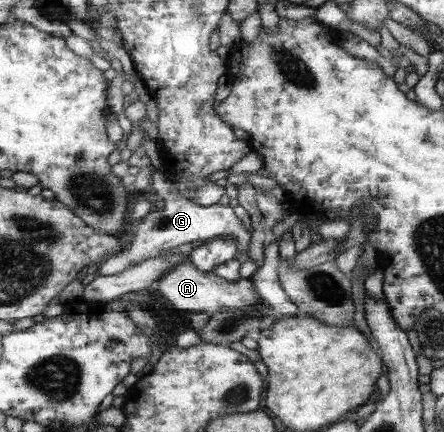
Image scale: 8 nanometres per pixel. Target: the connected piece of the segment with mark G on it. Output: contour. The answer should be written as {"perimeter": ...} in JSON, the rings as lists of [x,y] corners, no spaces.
{"perimeter":[[[152,169],[152,186],[156,192],[164,198],[163,209],[159,212],[151,210],[138,225],[138,231],[132,237],[132,241],[126,249],[120,251],[118,255],[112,256],[102,264],[99,264],[94,269],[97,270],[100,276],[111,276],[122,273],[126,268],[132,266],[132,263],[140,263],[142,261],[158,256],[172,247],[184,245],[184,243],[194,243],[194,241],[211,240],[220,235],[235,236],[238,241],[238,250],[244,249],[251,245],[252,233],[244,229],[242,219],[234,213],[234,209],[227,205],[216,204],[210,207],[198,205],[192,199],[184,197],[178,191],[178,185],[173,183],[164,172],[158,169]]]}

